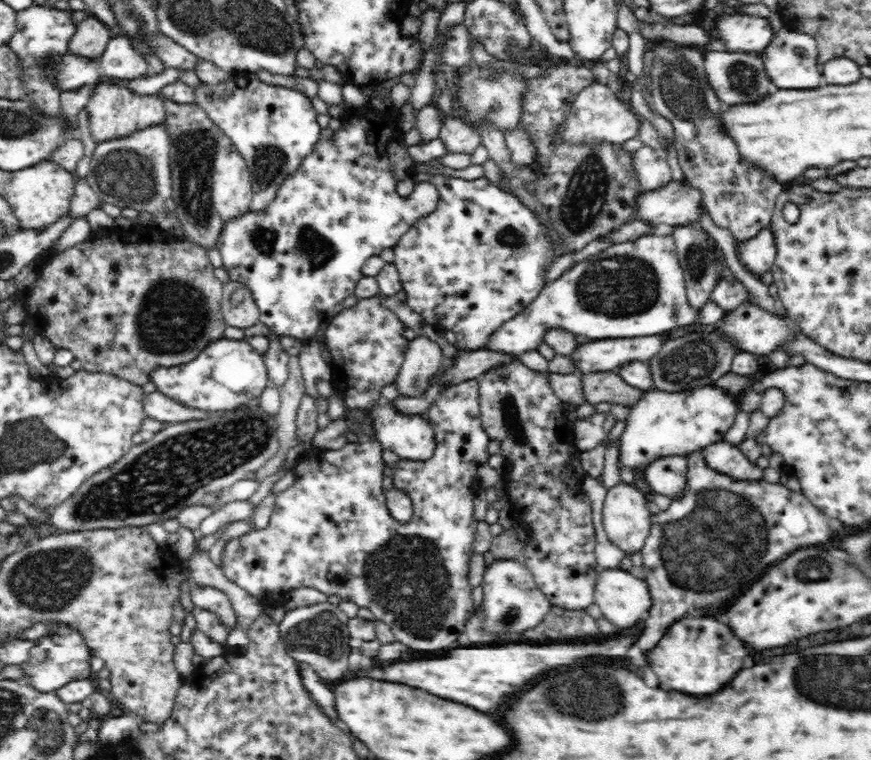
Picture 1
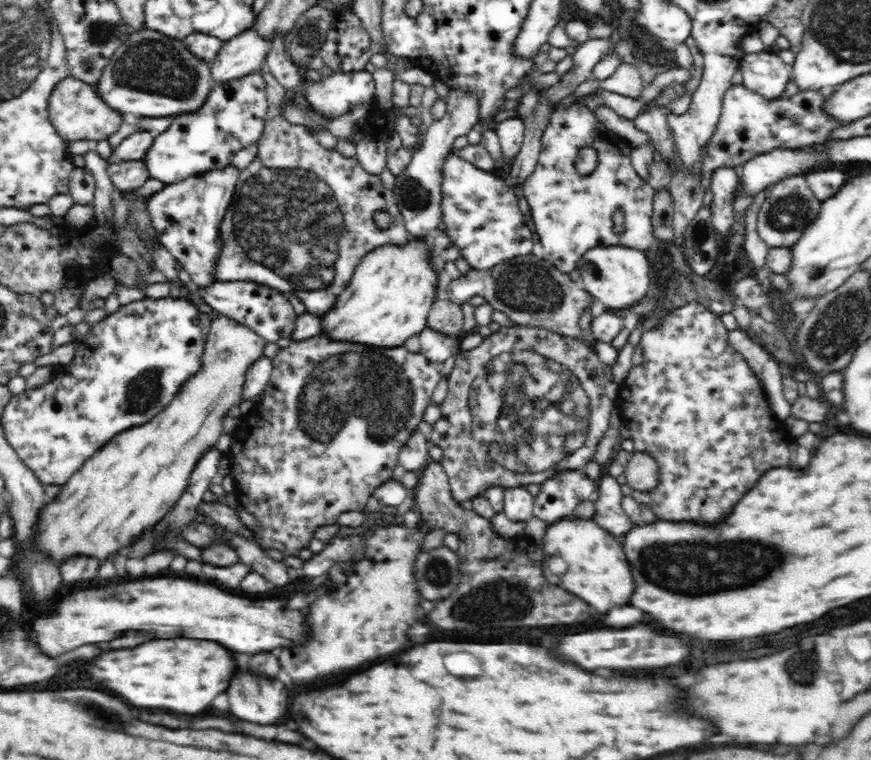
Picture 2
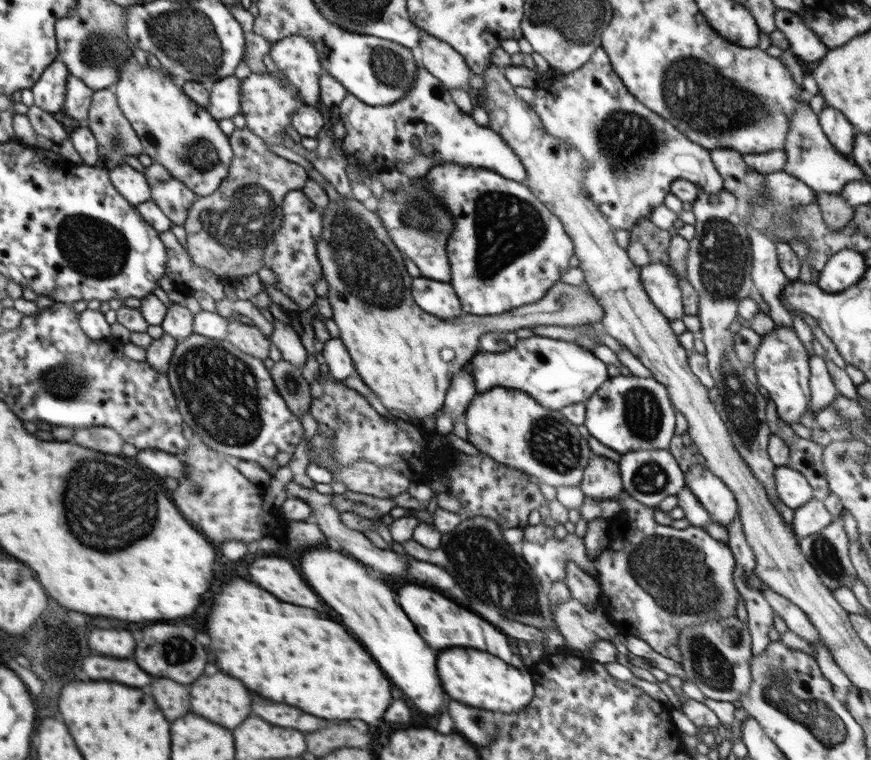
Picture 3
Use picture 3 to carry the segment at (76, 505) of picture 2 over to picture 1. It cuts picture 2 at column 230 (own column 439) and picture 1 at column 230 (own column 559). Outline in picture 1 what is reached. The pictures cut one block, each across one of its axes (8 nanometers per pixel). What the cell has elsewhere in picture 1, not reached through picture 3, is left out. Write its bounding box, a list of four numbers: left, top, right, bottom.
[220,281,260,329]

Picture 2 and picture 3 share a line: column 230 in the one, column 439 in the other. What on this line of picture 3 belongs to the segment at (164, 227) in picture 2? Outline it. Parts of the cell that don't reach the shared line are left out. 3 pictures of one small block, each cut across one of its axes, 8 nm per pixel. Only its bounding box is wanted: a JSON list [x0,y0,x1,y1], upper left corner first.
[422,162,575,316]

